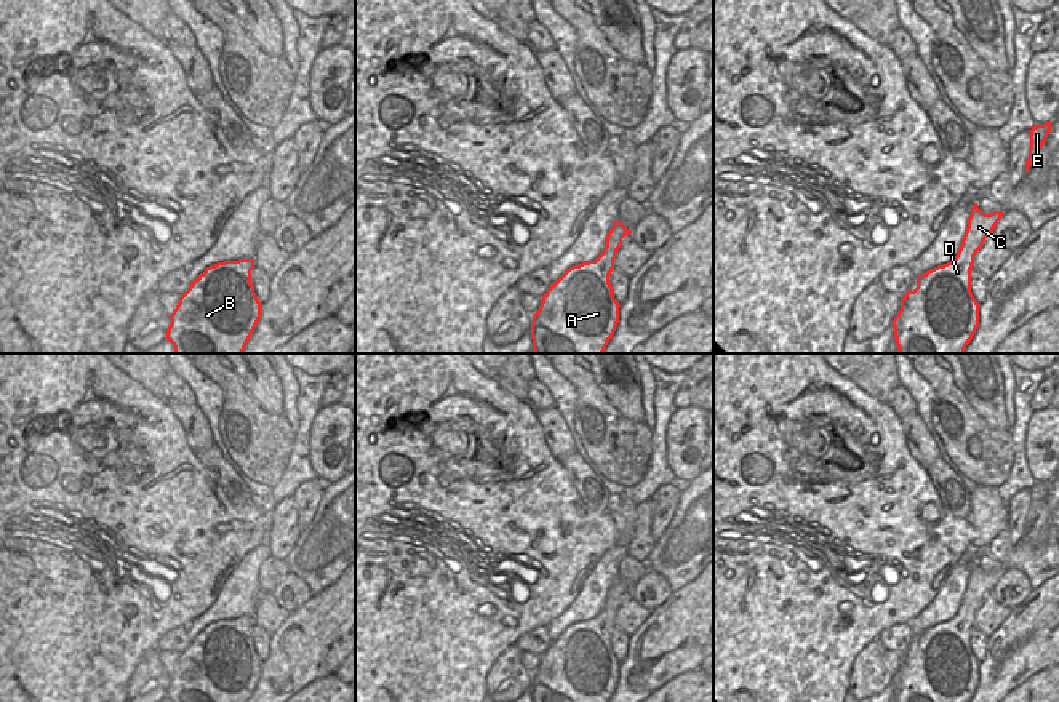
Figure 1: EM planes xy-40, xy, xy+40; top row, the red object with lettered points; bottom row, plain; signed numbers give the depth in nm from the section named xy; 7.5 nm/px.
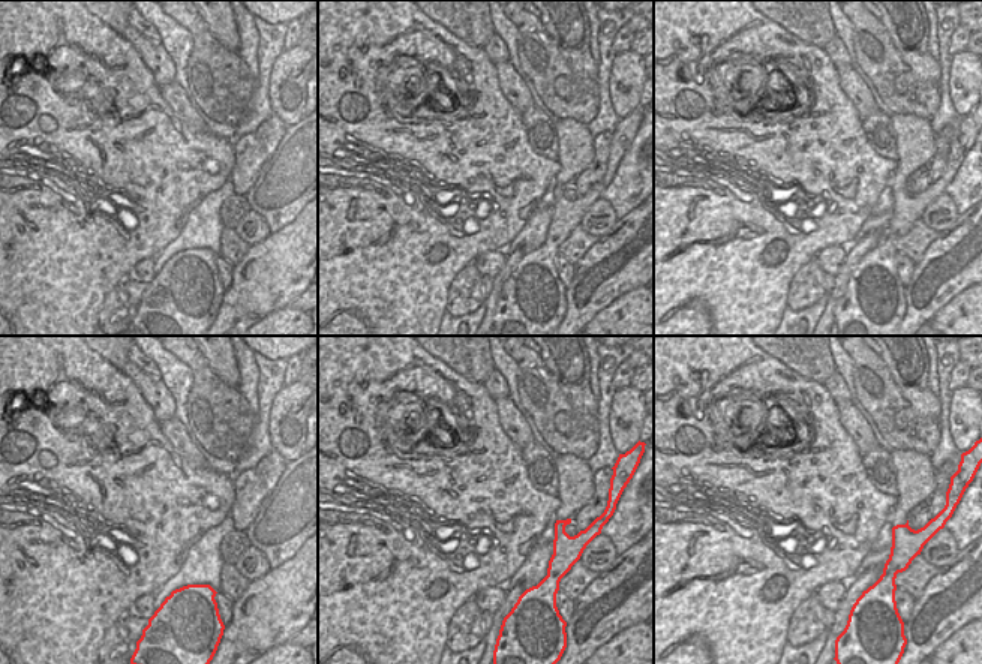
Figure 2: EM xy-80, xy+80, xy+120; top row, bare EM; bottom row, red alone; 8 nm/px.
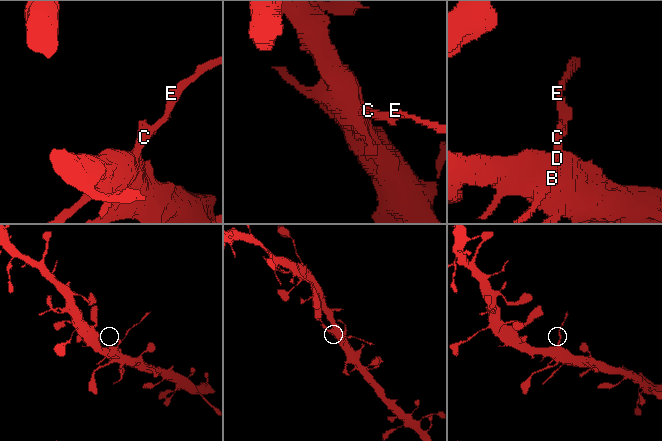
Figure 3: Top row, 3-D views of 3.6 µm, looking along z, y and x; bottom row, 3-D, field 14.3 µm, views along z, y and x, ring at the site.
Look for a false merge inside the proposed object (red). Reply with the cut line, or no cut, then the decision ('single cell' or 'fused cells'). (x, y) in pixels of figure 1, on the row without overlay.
cut xy+40 (960, 605), (978, 608); fused cells

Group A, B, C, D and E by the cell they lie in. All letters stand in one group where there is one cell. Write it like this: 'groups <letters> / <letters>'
groups A B D / C E

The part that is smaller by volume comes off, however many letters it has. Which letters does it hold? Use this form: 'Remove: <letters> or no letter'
Remove: C, E.

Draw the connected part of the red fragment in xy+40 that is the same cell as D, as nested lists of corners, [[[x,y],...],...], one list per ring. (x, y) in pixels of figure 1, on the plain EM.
[[[960,606],[953,619],[917,635],[917,646],[901,656],[901,668],[891,680],[896,702],[969,702],[979,684],[979,662],[971,651],[976,611]]]

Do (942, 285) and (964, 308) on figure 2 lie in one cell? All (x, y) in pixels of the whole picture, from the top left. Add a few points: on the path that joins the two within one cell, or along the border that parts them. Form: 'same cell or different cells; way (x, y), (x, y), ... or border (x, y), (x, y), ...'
different cells; border (966, 288), (946, 302), (930, 320)

